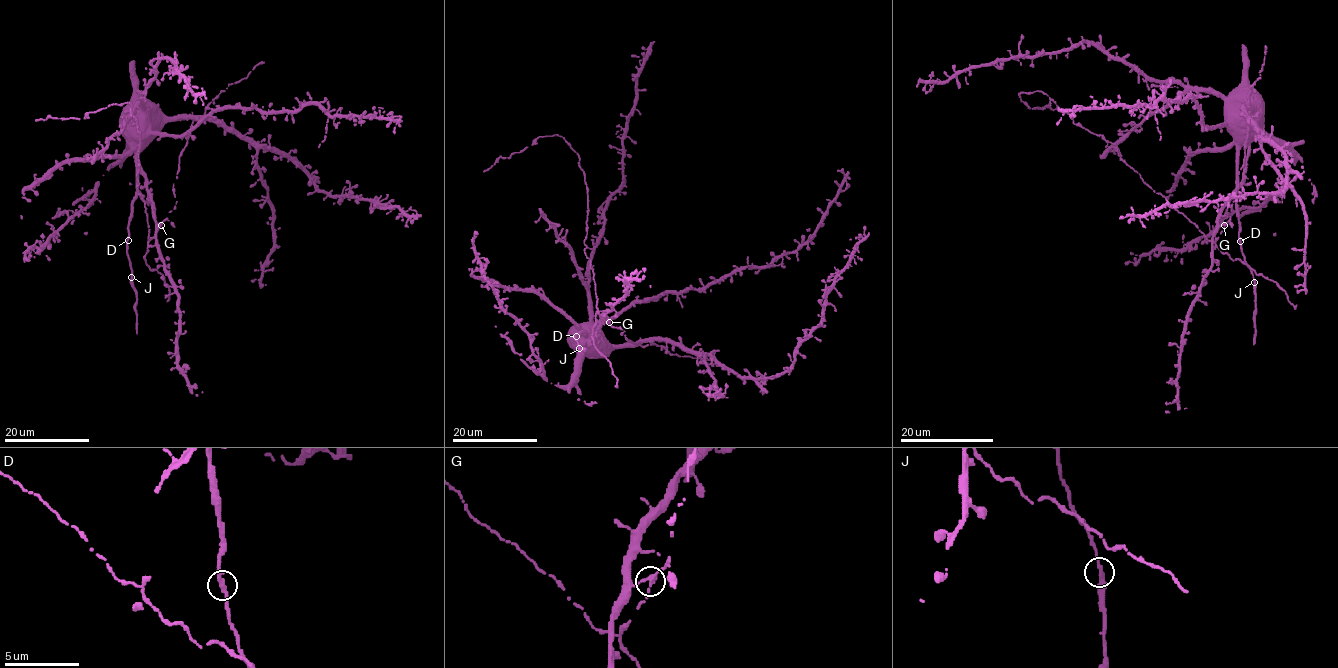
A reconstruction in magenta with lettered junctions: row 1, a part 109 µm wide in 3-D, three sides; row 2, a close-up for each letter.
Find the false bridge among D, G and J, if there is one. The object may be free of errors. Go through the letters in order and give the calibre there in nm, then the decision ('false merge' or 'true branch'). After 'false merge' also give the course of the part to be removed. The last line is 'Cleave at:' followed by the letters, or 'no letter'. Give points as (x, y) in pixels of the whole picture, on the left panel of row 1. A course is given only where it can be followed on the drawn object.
D: 320 nm thick; true branch
G: 320 nm thick; true branch
J: 320 nm thick; true branch
Cleave at: no letter

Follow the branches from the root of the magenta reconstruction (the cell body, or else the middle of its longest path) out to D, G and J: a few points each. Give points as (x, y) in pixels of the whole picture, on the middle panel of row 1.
D: (592, 340), (584, 343), (582, 332), (576, 336)
G: (592, 340), (601, 318), (607, 316), (609, 322)
J: (592, 340), (584, 343), (583, 333), (576, 335), (579, 348)

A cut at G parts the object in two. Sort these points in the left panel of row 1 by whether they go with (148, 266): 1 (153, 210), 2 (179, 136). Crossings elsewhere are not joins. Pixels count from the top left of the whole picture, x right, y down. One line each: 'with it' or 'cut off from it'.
1: cut off from it
2: cut off from it

